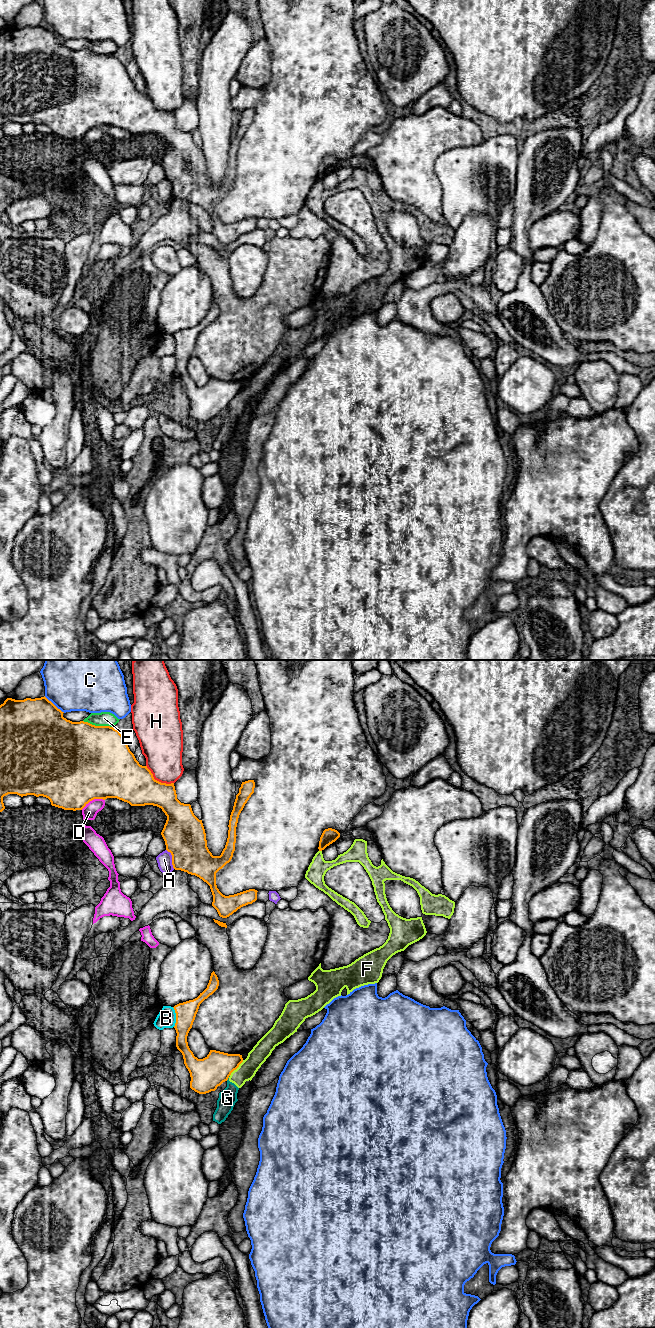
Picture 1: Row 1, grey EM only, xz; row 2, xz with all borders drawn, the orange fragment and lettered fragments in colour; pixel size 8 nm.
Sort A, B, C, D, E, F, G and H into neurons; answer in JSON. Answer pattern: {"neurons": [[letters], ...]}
{"neurons": [["A"], ["B"], ["C"], ["D"], ["E"], ["F", "G"], ["H"]]}

